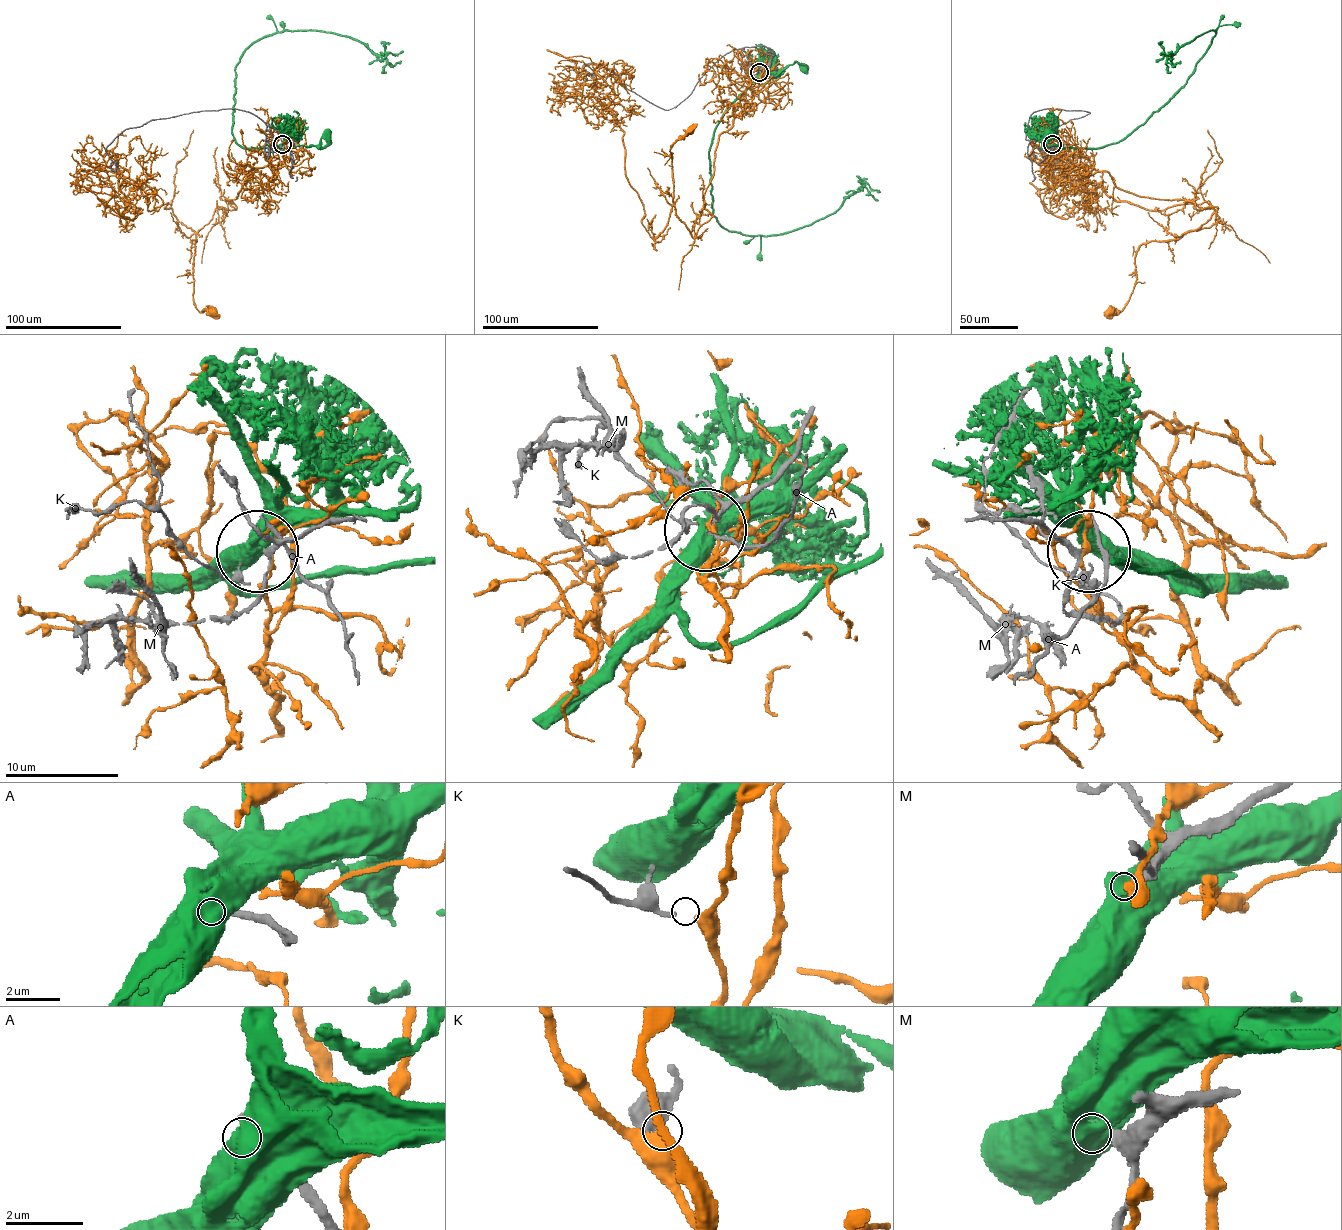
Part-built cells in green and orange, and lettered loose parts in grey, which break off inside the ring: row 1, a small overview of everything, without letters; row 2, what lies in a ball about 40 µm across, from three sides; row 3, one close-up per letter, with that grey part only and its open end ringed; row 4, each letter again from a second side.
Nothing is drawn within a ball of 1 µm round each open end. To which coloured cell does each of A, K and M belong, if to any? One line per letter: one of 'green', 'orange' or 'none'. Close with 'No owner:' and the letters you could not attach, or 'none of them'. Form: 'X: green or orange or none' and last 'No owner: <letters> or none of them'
A: none
K: orange
M: none
No owner: A, M

